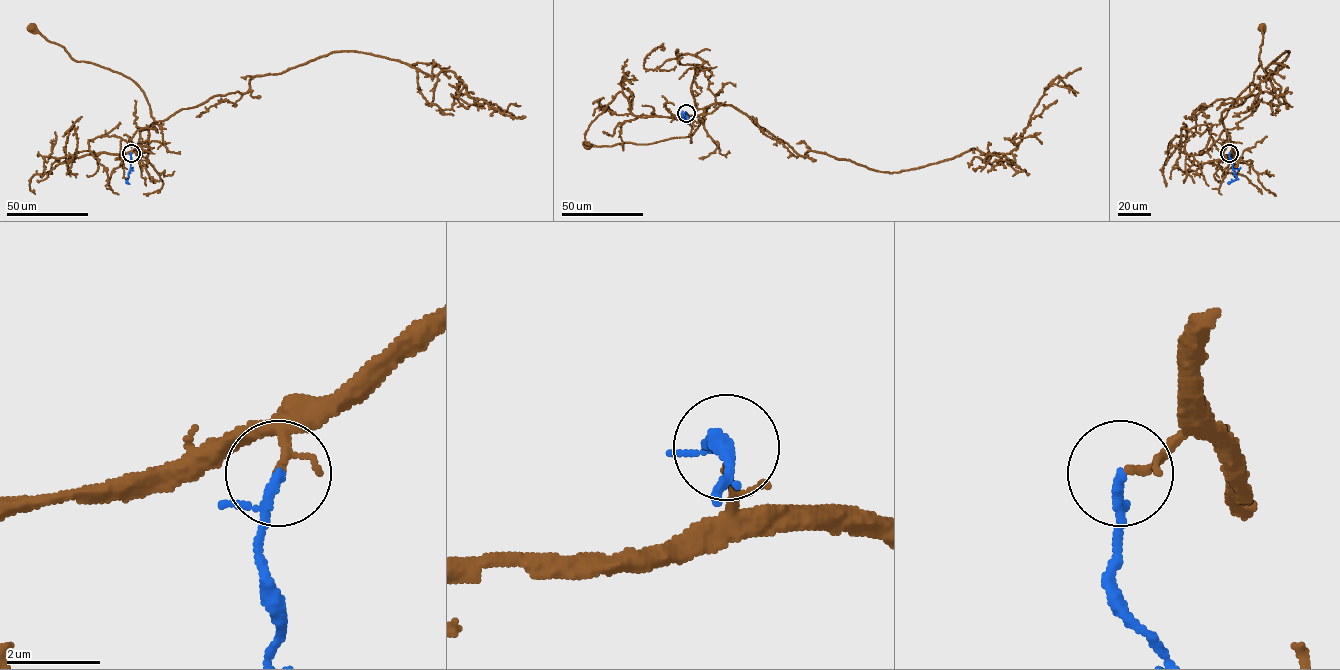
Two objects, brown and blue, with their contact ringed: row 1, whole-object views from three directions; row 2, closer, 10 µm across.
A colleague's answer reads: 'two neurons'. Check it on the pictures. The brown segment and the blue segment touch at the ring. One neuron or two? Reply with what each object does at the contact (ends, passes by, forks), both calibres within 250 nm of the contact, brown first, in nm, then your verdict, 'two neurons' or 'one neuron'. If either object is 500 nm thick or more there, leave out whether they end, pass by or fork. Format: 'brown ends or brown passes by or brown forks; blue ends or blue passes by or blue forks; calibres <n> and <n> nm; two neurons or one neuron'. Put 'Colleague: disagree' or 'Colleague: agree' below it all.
brown passes by; blue passes by; calibres 110 and 150 nm; one neuron
Colleague: disagree

